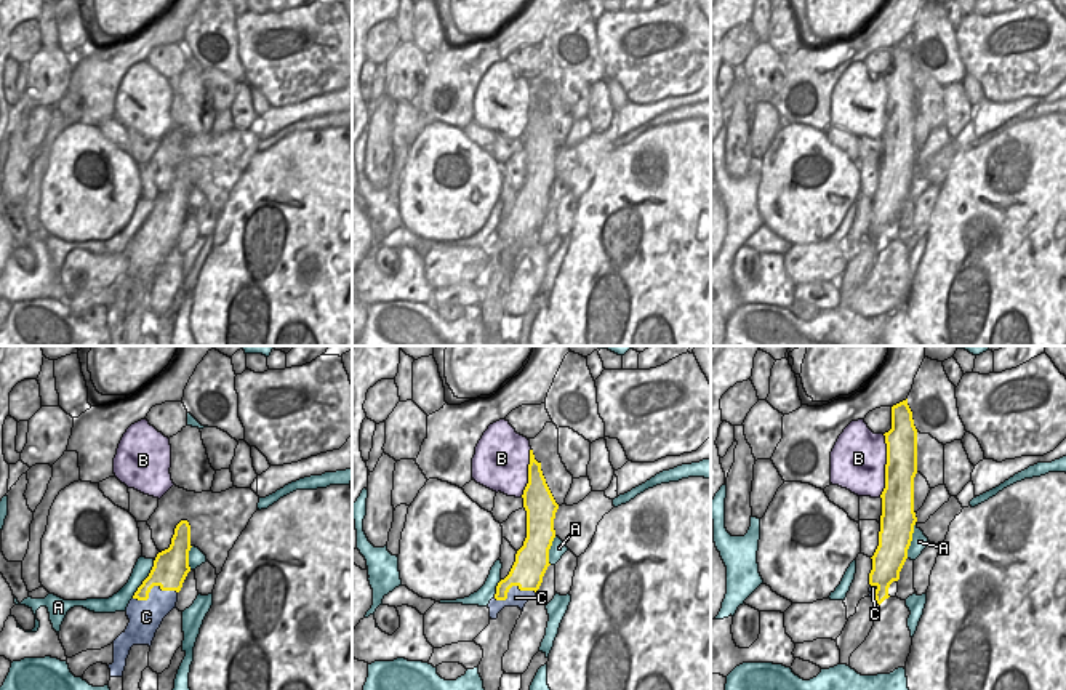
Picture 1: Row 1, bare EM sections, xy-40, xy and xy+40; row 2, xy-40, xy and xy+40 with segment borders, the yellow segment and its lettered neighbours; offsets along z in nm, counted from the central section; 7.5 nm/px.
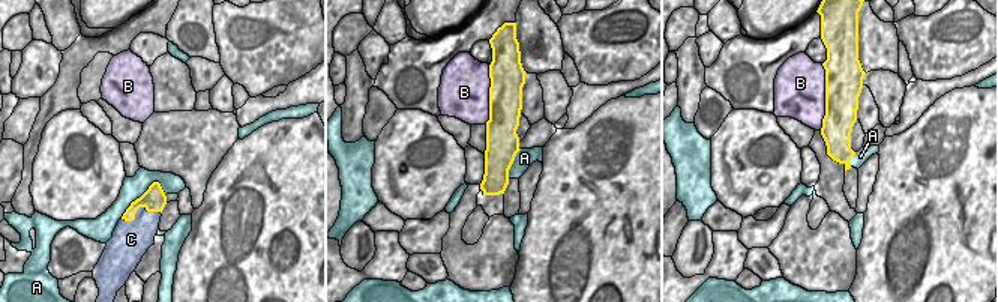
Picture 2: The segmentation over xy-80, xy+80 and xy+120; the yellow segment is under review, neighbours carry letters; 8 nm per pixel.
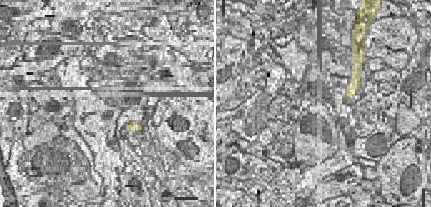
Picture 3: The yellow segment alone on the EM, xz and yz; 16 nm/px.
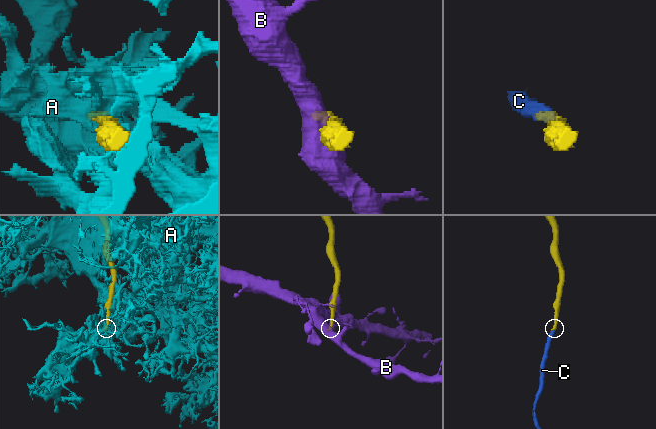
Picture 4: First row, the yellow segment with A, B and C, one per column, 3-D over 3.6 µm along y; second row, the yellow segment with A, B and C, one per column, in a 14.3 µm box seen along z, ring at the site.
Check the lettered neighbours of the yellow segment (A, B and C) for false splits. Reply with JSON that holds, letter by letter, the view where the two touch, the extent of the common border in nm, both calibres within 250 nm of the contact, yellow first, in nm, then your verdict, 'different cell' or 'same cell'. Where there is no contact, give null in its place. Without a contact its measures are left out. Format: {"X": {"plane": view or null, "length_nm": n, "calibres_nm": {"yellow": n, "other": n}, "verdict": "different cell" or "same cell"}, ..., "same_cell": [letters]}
{"A": {"plane": "xy-40", "length_nm": 340, "calibres_nm": {"yellow": 260, "other": 130}, "verdict": "different cell"}, "B": {"plane": "xy+40", "length_nm": 480, "calibres_nm": {"yellow": 240, "other": 420}, "verdict": "different cell"}, "C": {"plane": "xy-40", "length_nm": 340, "calibres_nm": {"yellow": 260, "other": 240}, "verdict": "same cell"}, "same_cell": ["C"]}

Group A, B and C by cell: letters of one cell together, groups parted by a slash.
A / B / C

